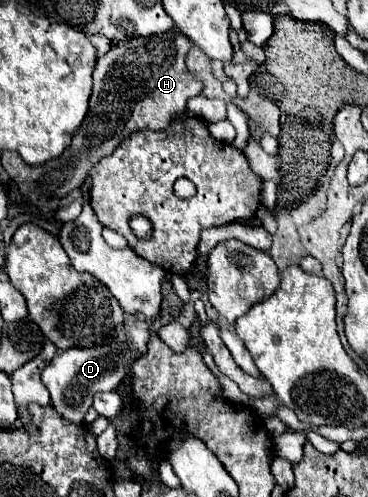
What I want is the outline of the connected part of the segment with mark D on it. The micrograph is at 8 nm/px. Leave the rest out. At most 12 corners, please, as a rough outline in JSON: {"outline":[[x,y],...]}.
{"outline":[[125,313],[101,347],[59,351],[43,369],[51,405],[83,423],[147,351],[153,319]]}

